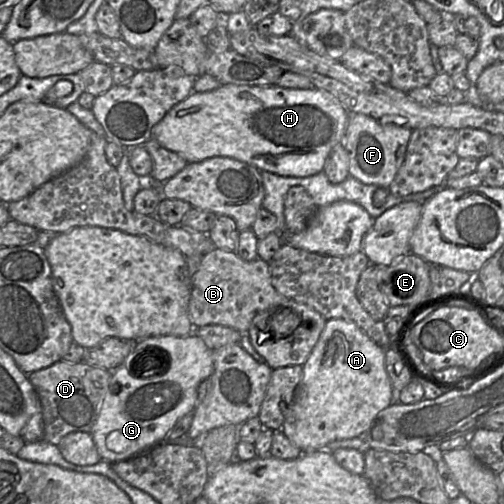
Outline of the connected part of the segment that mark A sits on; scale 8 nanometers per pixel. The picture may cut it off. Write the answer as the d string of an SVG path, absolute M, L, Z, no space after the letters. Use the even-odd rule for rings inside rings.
M342 318L327 319L316 345L302 365L302 378L295 388L293 400L284 410L285 421L281 430L287 438L303 453L317 451L330 442L366 433L381 410L400 403L399 392L392 387L386 371L385 350L354 322Z

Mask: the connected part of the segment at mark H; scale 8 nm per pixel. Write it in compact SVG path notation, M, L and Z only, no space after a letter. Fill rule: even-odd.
M222 84L211 91L193 91L174 105L154 126L154 137L179 153L188 163L222 156L256 165L265 171L309 176L323 171L333 147L345 143L349 114L336 96L318 86Z

